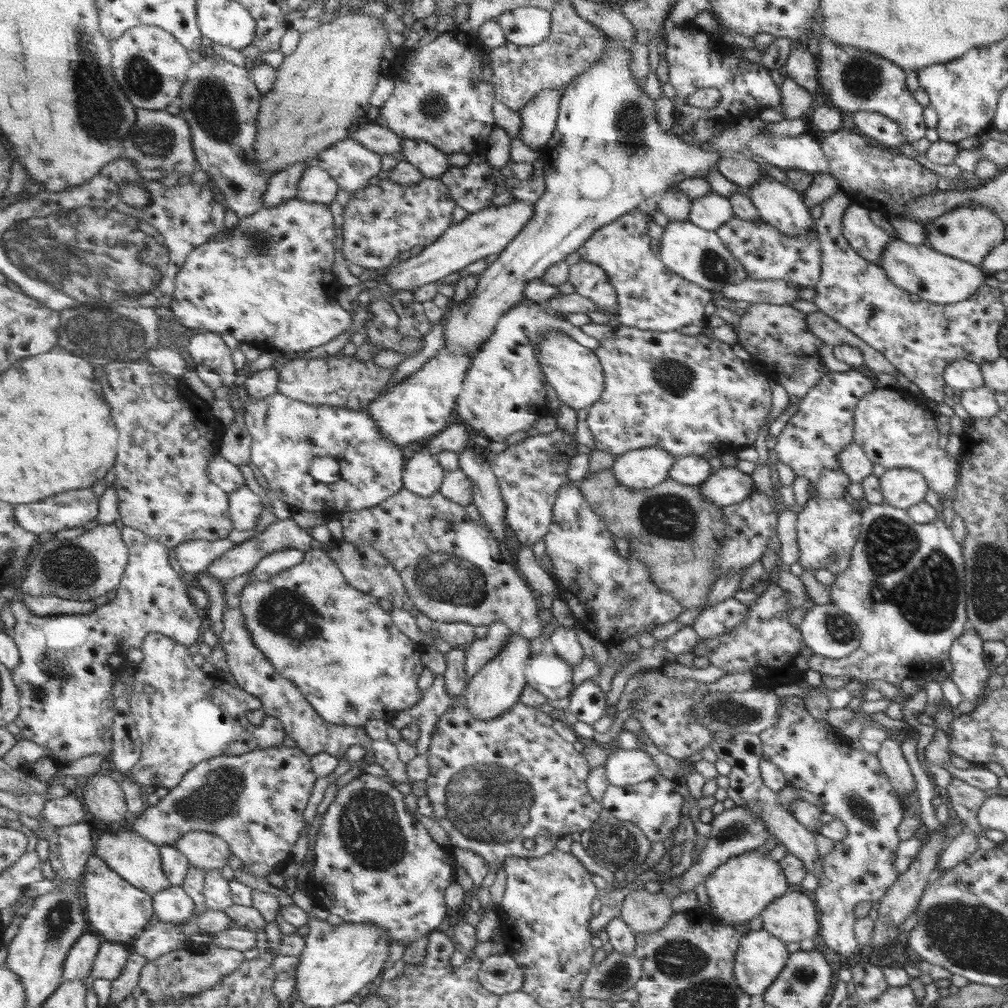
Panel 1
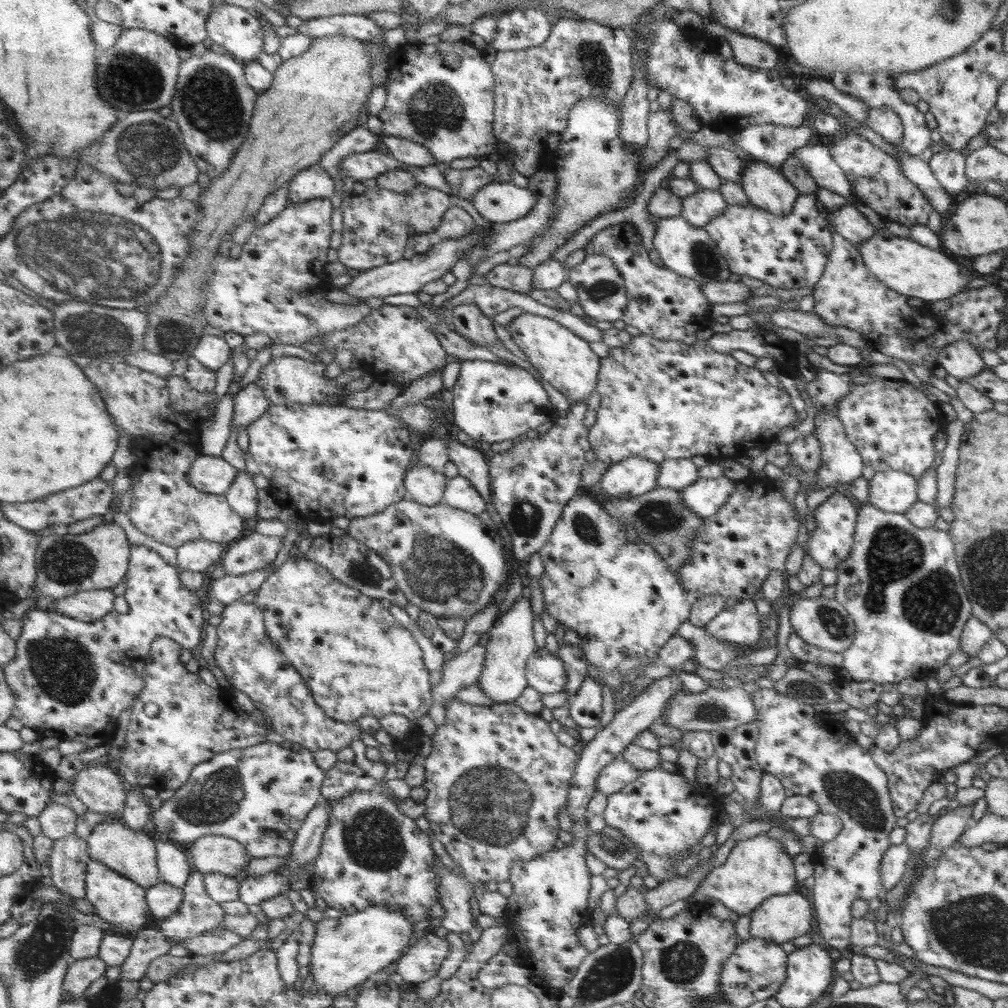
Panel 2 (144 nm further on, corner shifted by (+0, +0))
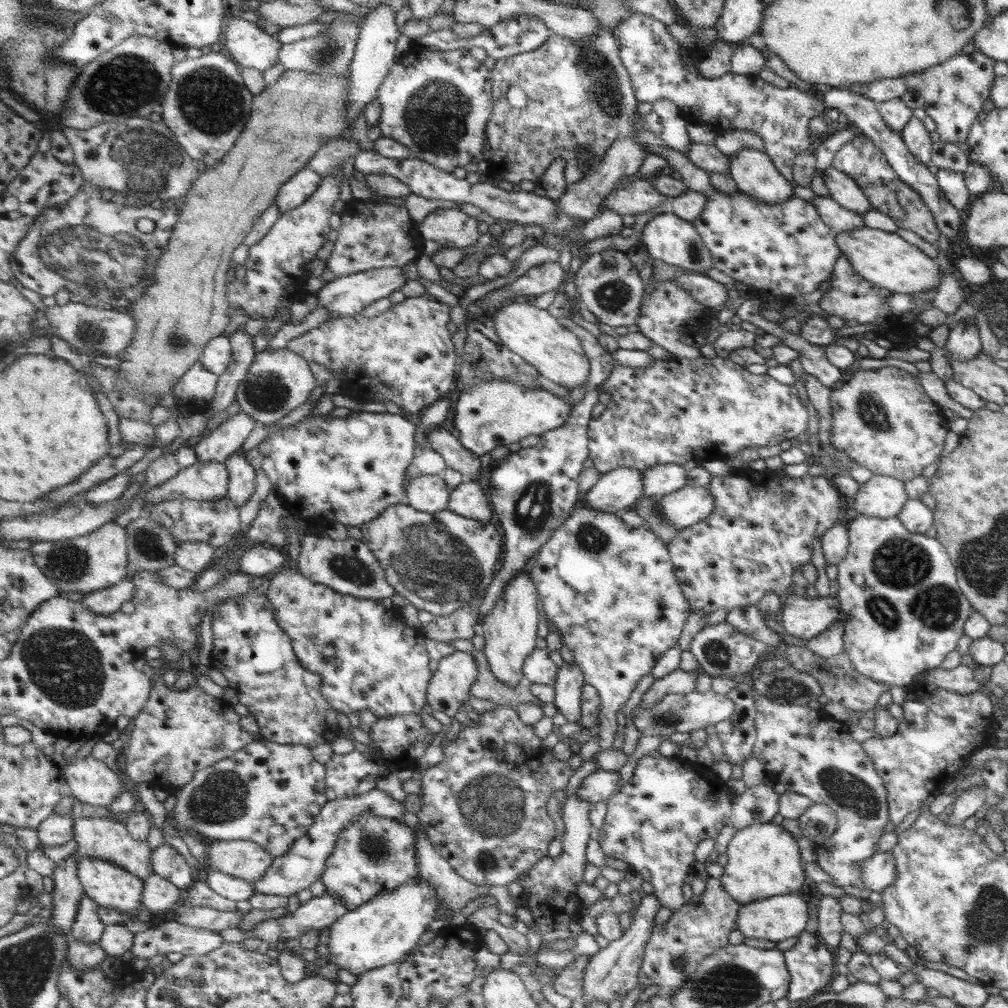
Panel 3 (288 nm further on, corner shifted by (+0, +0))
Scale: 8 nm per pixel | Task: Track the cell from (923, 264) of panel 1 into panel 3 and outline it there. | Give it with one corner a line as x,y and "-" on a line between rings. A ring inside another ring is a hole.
857,228
855,232
835,236
839,250
851,260
851,266
857,274
879,288
887,288
891,294
929,294
935,292
943,272
935,260
925,256
919,248
907,244
897,232
883,232
873,228

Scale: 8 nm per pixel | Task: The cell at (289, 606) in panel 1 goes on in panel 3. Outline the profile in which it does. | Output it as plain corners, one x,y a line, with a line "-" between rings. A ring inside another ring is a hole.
285,566
269,580
267,602
275,610
275,620
291,636
295,646
295,654
299,656
299,664
323,678
323,696
333,704
337,712
343,716
369,710
381,720
389,716
419,716
423,710
429,710
429,690
431,680
435,678
429,666
429,654
423,646
421,628
411,628
407,620
403,620
401,610
387,608
377,600
353,598
351,594
339,594
337,590
321,584
317,580
307,578
299,572
297,566

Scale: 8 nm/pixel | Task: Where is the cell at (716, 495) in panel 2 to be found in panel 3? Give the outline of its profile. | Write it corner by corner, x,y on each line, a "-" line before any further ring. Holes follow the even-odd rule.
683,486
667,496
659,498
659,508
677,530
691,528
701,520
707,520
715,508
715,496
709,492
709,486

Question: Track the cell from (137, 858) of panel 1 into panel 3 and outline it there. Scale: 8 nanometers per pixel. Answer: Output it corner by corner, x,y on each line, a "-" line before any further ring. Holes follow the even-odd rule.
75,818
75,840
79,842
77,854
89,856
89,858
101,858
101,860
109,860
119,864
121,868
129,870
131,874
139,876
141,880
149,880
149,876
153,874
153,848
149,844
149,840
137,840
125,822
119,820
111,820
111,818

